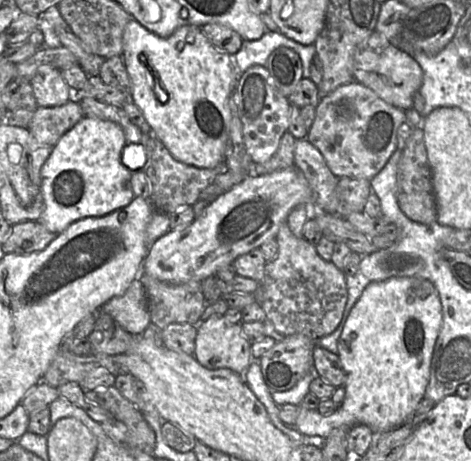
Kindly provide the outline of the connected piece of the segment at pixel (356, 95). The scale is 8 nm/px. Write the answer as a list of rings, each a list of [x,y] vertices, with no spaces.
[[[353,81],[322,96],[315,106],[313,124],[306,138],[320,151],[338,178],[371,180],[397,148],[397,131],[406,123],[405,110],[388,104],[372,89]]]

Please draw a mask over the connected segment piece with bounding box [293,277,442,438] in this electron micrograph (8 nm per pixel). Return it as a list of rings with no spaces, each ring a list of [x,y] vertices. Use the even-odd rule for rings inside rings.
[[[391,277],[382,281],[374,281],[369,283],[363,290],[361,296],[358,298],[352,307],[343,330],[338,340],[337,355],[340,359],[342,367],[345,372],[345,398],[343,403],[337,410],[328,416],[323,416],[317,410],[308,410],[300,408],[300,413],[297,417],[295,426],[293,426],[300,433],[307,436],[320,436],[327,438],[330,433],[342,425],[357,425],[363,424],[370,427],[375,435],[388,432],[398,426],[401,426],[409,414],[416,408],[419,402],[424,398],[425,389],[429,380],[429,367],[435,341],[438,336],[442,323],[442,306],[438,291],[435,286],[428,280],[417,277]]]

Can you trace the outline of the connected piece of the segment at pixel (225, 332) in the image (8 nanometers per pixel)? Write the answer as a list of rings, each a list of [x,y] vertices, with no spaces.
[[[213,316],[197,325],[196,346],[193,355],[207,369],[228,368],[240,374],[241,377],[253,361],[251,344],[243,334],[241,324],[232,323],[225,316]]]

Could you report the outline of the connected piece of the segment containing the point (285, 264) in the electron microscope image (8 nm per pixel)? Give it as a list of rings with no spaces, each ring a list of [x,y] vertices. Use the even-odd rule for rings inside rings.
[[[287,222],[283,223],[275,237],[278,243],[276,258],[265,265],[262,308],[266,318],[273,324],[275,330],[283,336],[303,334],[314,340],[319,340],[333,332],[341,321],[347,301],[345,275],[331,261],[322,259],[315,245],[304,238],[295,236]]]

